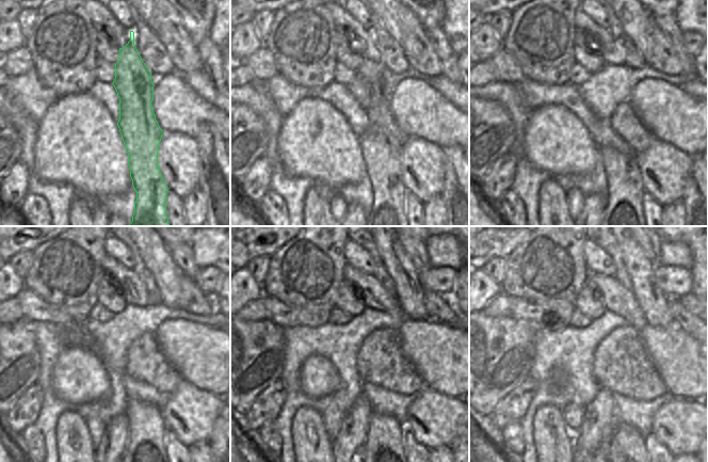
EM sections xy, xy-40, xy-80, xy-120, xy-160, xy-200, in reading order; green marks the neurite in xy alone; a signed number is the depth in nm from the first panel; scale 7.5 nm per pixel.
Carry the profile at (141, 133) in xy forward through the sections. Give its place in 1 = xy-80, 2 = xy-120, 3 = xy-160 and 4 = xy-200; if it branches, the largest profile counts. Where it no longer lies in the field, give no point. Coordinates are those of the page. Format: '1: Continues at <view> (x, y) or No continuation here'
1: Continues at xy-80 (625, 189)
2: Continues at xy-120 (145, 443)
3: Continues at xy-160 (384, 443)
4: Continues at xy-200 (627, 443).

